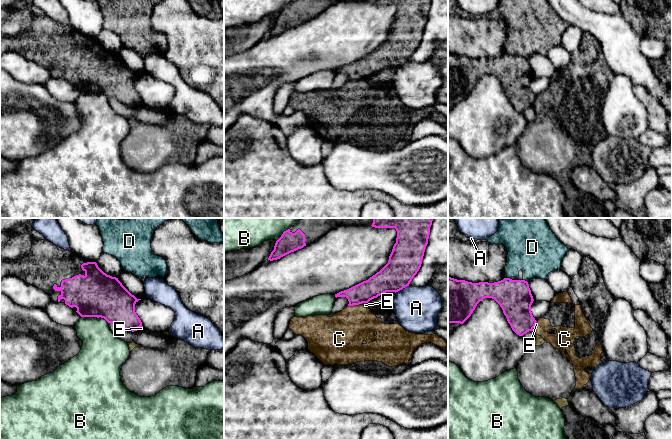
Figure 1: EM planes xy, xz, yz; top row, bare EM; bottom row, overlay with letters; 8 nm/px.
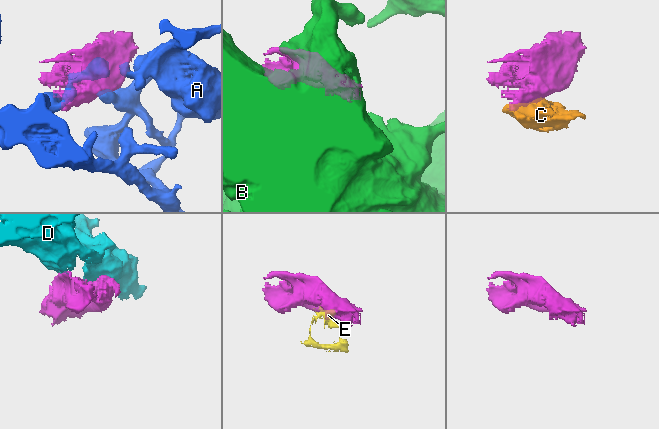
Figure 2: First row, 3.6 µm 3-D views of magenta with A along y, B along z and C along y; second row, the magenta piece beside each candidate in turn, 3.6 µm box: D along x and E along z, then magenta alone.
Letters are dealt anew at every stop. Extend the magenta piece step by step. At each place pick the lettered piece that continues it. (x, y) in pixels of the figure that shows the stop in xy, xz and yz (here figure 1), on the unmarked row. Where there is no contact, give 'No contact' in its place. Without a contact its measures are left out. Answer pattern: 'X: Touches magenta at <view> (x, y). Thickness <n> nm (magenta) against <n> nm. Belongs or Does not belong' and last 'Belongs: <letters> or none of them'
A: Touches magenta at xz (401, 65). Thickness 260 nm (magenta) against 340 nm. Does not belong
B: Touches magenta at xy (95, 92). Thickness 360 nm (magenta) against 280 nm. Does not belong
C: Touches magenta at xz (354, 80). Thickness 170 nm (magenta) against 320 nm. Does not belong
D: Touches magenta at yz (507, 54). Thickness 280 nm (magenta) against 280 nm. Does not belong
E: Touches magenta at xy (139, 103). Thickness 280 nm (magenta) against 30 nm. Does not belong
Belongs: none of them

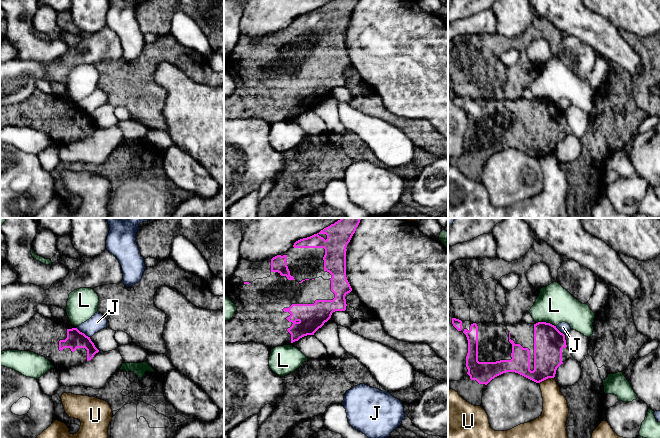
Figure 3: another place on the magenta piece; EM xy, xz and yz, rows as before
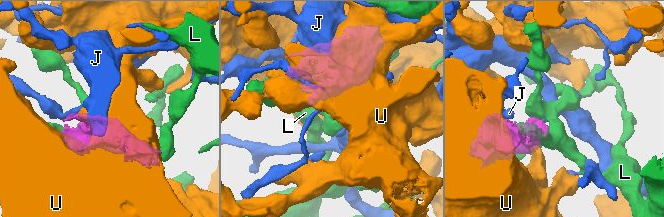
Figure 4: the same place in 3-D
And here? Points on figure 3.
J: Touches magenta at xy (83, 109). Thickness 150 nm (magenta) against 130 nm. Does not belong
L: Touches magenta at yz (545, 98). Thickness 240 nm (magenta) against 300 nm. Does not belong
U: Touches magenta at yz (546, 154). Thickness 220 nm (magenta) against 200 nm. Does not belong
Belongs: none of them

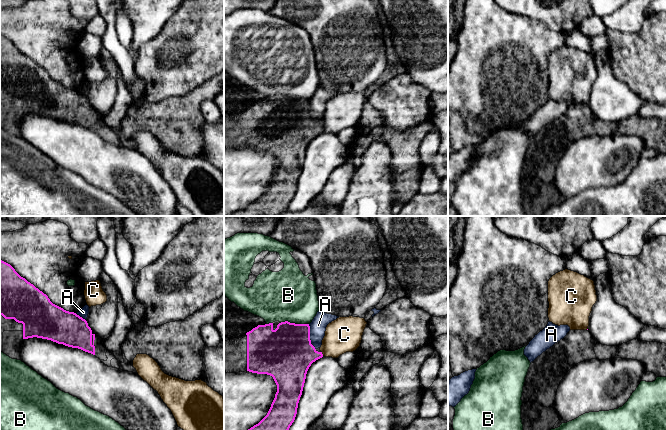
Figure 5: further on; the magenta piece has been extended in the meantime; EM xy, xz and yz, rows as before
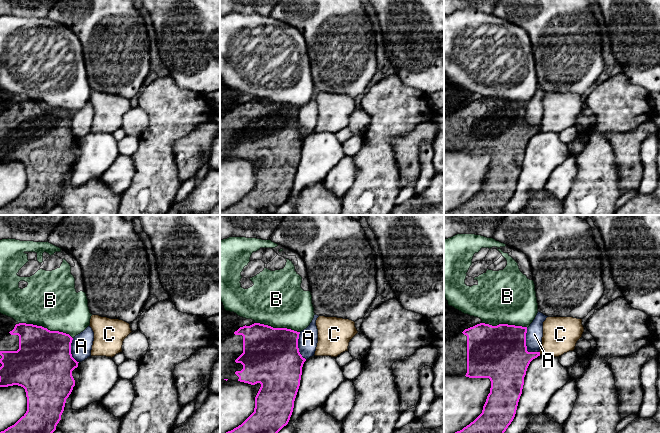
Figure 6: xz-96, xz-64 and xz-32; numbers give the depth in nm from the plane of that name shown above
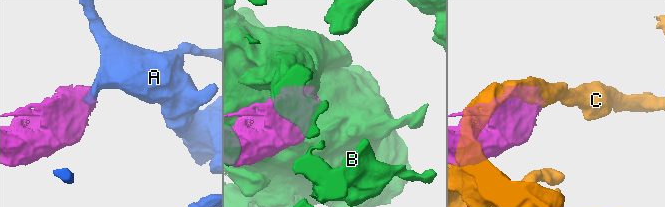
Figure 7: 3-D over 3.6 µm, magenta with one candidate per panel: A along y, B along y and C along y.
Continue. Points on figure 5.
A: Touches magenta at xz (309, 113). Thickness 420 nm (magenta) against 130 nm. Does not belong
B: Touches magenta at xz (294, 99). Thickness 420 nm (magenta) against 420 nm. Does not belong
C: Touches magenta at xz (321, 129). Thickness 380 nm (magenta) against 280 nm. Does not belong
Belongs: none of them

